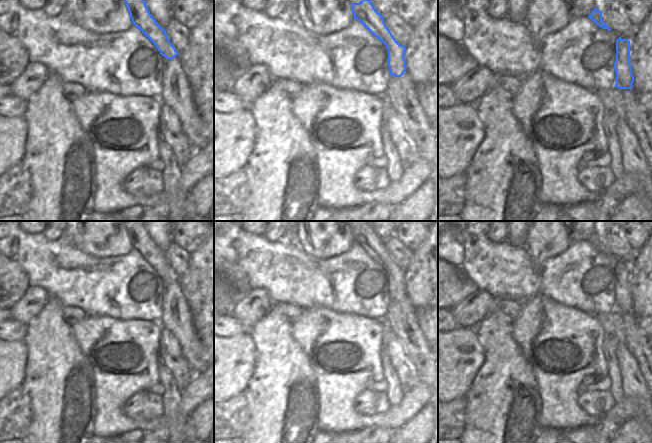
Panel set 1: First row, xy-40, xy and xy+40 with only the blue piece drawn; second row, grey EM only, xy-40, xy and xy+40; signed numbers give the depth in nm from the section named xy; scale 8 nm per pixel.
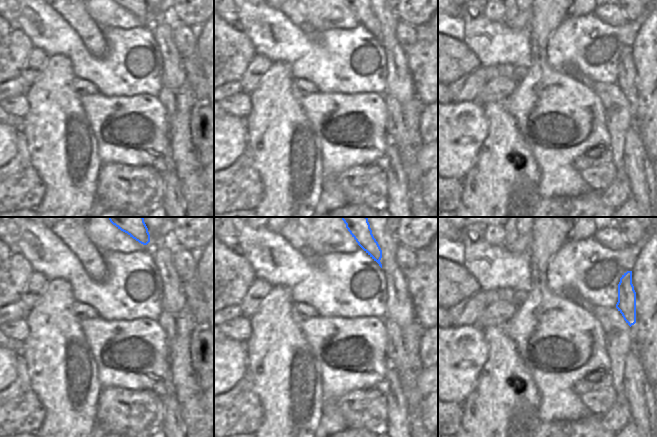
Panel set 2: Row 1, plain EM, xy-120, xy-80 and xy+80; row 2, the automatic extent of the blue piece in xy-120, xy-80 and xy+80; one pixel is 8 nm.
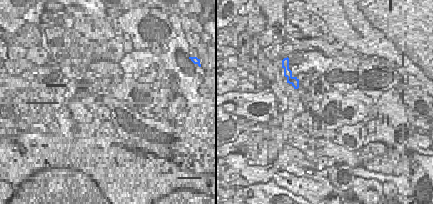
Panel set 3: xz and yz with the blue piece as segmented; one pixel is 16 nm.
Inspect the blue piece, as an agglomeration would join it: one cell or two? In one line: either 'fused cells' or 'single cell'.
single cell

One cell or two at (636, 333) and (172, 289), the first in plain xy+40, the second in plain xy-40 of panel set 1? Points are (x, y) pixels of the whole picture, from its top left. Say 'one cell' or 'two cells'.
one cell

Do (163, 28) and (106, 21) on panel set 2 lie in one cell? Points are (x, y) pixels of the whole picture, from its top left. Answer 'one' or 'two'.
two

